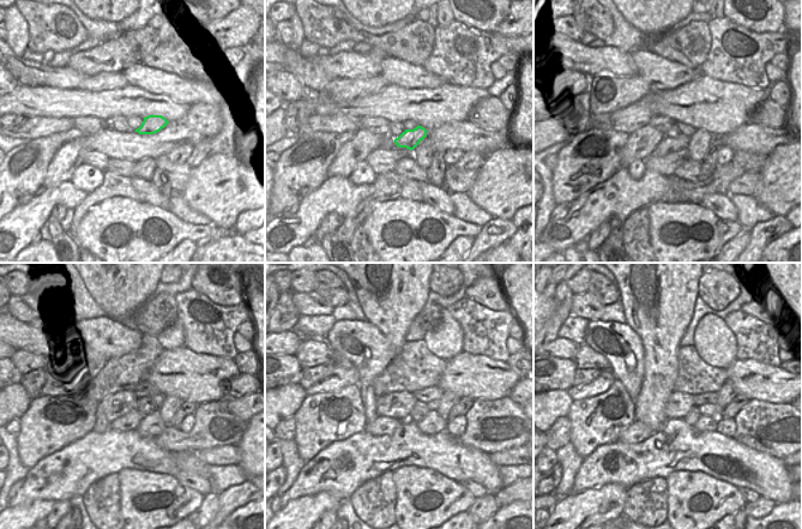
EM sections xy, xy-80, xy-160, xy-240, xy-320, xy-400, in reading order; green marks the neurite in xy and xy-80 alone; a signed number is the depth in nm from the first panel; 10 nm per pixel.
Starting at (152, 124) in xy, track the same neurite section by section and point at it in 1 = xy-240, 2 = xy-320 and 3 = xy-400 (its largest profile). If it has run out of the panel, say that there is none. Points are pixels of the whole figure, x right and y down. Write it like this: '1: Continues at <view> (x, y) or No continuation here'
1: Continues at xy-240 (130, 421)
2: Continues at xy-320 (383, 425)
3: Continues at xy-400 (638, 432).

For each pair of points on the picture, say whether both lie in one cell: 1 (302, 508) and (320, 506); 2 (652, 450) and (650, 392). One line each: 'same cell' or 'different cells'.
1: same cell
2: different cells

